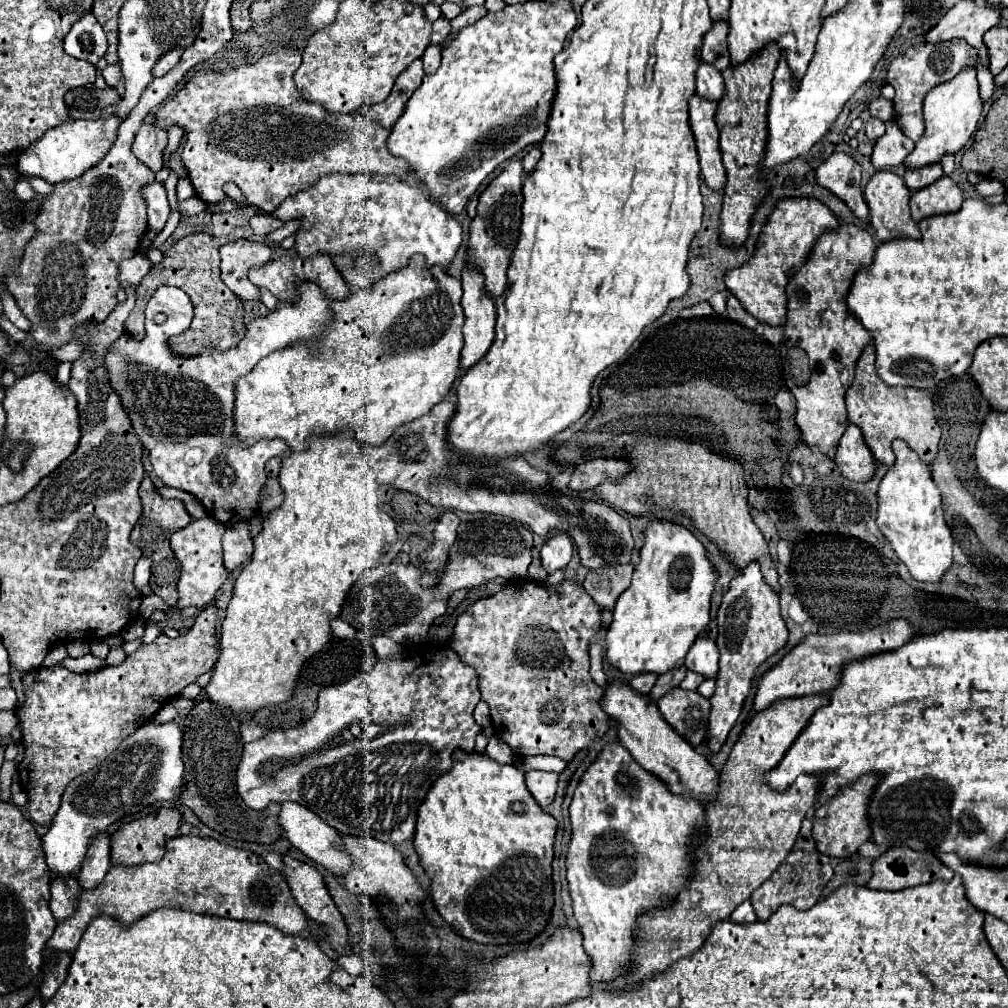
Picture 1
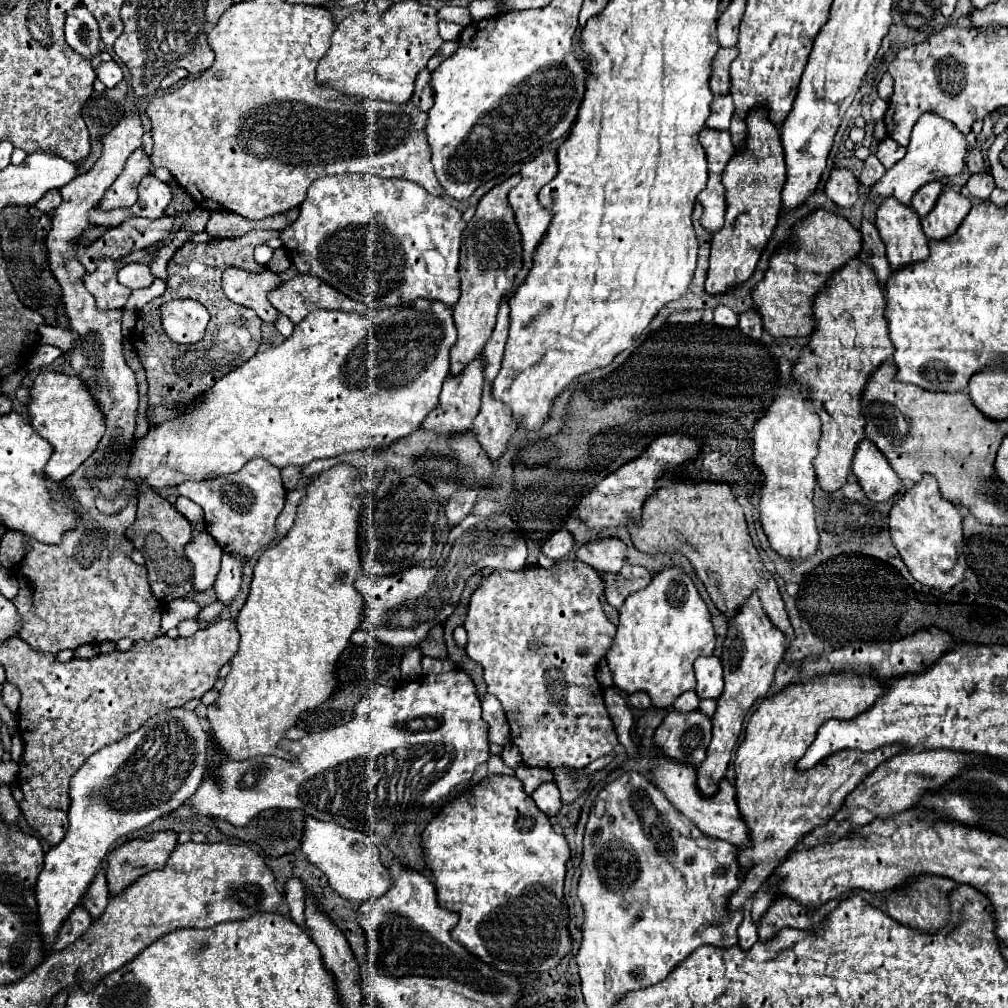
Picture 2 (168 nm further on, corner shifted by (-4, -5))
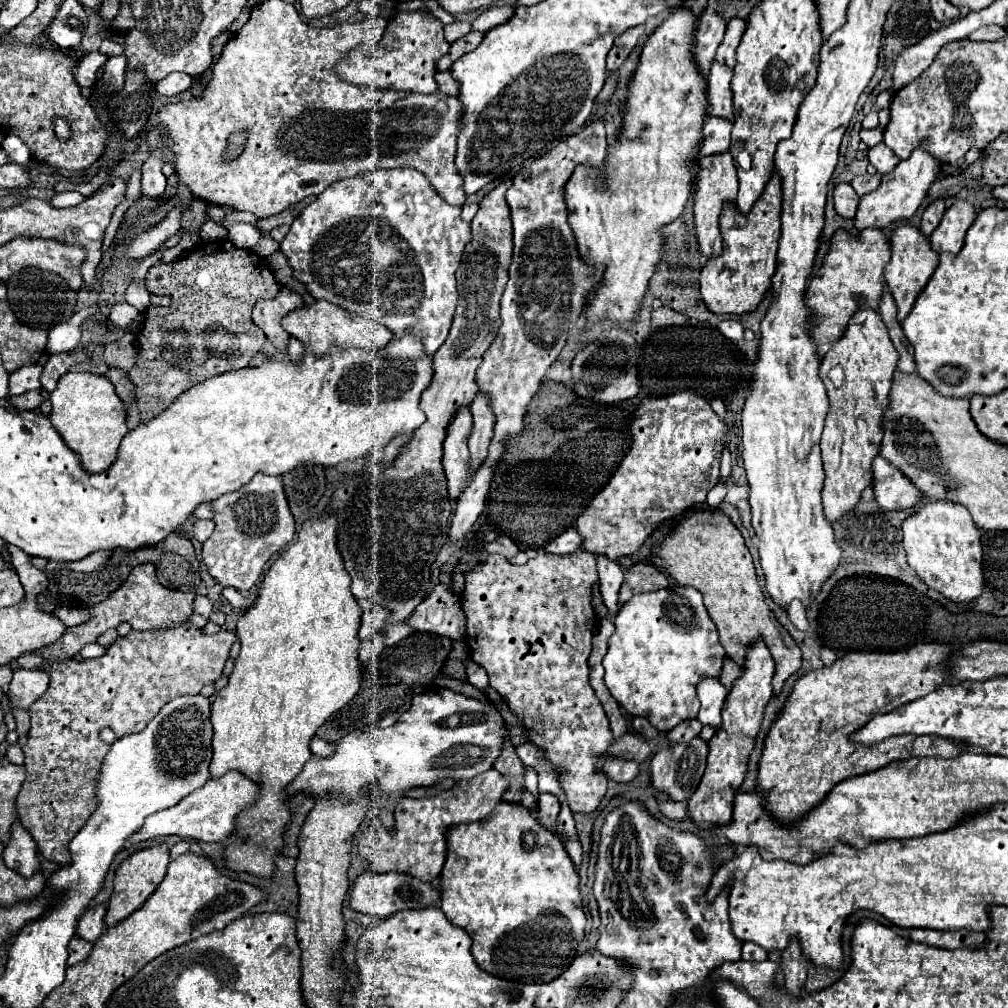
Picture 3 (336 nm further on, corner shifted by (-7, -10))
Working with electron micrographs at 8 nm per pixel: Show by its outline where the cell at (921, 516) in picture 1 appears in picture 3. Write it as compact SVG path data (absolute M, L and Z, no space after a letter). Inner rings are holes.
M925 500L925 504L911 514L901 524L903 530L903 548L907 554L907 564L911 570L933 590L941 592L945 598L953 602L967 602L981 594L983 590L983 552L981 552L981 532L975 528L971 514L965 506L953 504L951 500Z

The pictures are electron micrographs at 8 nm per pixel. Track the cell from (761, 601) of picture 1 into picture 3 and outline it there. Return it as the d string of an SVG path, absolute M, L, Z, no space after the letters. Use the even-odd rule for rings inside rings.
M759 638L759 640L751 642L747 648L743 674L733 682L733 686L727 694L727 700L723 706L723 724L721 724L721 728L717 728L715 736L709 740L709 756L707 756L705 774L687 804L689 816L701 828L711 828L715 824L731 822L733 796L745 778L747 760L753 750L755 736L759 732L763 710L773 694L773 688L771 688L773 672L775 672L775 660L773 660L765 640Z

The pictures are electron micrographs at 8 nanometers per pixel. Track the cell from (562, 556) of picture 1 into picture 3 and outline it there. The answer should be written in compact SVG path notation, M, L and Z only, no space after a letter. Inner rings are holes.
M569 528L567 532L563 532L563 536L555 538L551 544L545 546L545 552L555 554L555 556L567 556L571 552L575 552L581 546L581 536L575 532L575 528Z

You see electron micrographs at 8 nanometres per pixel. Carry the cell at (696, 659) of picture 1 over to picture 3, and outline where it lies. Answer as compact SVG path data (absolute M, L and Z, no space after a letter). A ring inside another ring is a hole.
M701 678L697 684L697 698L701 702L699 720L701 724L711 724L719 728L721 724L721 708L727 696L727 688L719 682L719 678Z

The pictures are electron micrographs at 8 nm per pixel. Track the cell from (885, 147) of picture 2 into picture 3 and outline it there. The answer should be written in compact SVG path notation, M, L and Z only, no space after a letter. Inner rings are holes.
M883 142L869 148L869 162L877 168L879 174L889 174L895 170L895 166L901 162L899 156L895 156L895 152L891 152L891 148L887 148Z

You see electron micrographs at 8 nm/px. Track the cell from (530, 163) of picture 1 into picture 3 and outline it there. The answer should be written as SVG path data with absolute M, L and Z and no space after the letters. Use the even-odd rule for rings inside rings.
M617 74L608 75L596 99L598 107L593 122L535 160L529 172L517 174L513 178L513 186L507 190L507 204L511 208L515 236L513 262L509 268L509 282L501 298L501 326L497 338L487 348L475 378L479 392L483 392L491 400L495 426L489 444L489 456L463 494L463 500L457 500L453 524L449 530L451 540L463 538L481 516L495 476L495 468L507 450L507 440L523 432L527 406L537 394L541 378L563 350L571 326L581 318L583 296L591 290L591 284L587 284L587 272L591 272L591 268L587 268L579 260L577 244L567 224L563 184L571 178L577 162L595 166L603 164L607 140L602 117L607 102L615 92L616 84Z

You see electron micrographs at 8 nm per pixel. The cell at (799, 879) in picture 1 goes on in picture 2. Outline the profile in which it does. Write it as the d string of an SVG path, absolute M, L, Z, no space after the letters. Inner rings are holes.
M776 899L772 907L762 917L762 923L758 927L760 939L766 943L772 937L776 937L782 929L806 929L808 927L808 911L806 907L794 903L792 899Z

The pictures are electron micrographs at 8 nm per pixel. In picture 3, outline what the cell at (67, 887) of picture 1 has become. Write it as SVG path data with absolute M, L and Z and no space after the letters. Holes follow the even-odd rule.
M73 936L73 940L69 942L69 960L67 960L67 964L73 966L73 964L77 964L79 960L85 960L85 958L89 956L91 948L93 948L93 942L81 940L79 936Z

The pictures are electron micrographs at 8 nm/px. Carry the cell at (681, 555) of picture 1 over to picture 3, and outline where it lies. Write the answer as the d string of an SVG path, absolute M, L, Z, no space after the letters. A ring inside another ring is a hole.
M665 588L665 590L657 590L657 592L651 592L651 594L635 594L629 602L625 602L621 606L621 610L617 612L615 620L615 634L611 636L609 640L609 652L605 654L603 658L603 666L605 666L605 684L609 688L609 692L613 694L613 698L631 714L635 716L645 716L657 730L661 732L669 732L671 728L675 728L681 720L687 720L691 716L697 716L697 710L699 710L699 700L697 700L697 694L695 694L695 684L699 682L701 676L719 676L721 674L721 664L723 664L723 656L725 656L725 650L723 646L719 644L719 636L717 636L717 628L715 624L711 622L705 606L703 606L703 596L697 592L697 590L679 590L679 588Z

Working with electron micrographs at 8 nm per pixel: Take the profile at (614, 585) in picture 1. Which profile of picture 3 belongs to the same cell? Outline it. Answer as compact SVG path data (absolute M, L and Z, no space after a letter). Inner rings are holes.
M635 564L625 570L625 582L619 592L619 604L625 604L635 594L655 592L655 590L661 590L667 586L669 586L667 576L661 574L657 568Z

